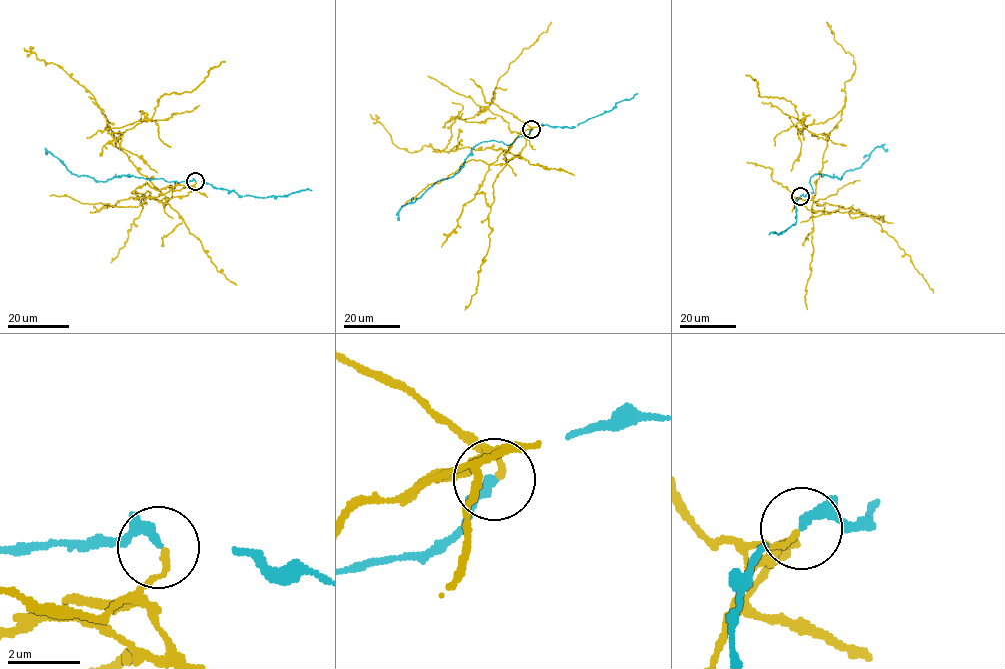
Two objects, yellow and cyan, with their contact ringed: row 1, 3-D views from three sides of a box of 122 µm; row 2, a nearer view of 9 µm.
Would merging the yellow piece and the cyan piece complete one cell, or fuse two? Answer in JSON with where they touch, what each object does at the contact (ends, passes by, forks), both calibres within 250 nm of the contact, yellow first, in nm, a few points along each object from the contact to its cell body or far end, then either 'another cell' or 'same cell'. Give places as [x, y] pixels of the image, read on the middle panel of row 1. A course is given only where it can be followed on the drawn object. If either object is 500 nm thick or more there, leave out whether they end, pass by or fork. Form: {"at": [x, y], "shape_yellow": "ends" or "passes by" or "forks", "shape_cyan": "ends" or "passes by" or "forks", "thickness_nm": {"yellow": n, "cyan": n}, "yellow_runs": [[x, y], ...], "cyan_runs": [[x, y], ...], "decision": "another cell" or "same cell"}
{"at": [531, 129], "shape_yellow": "ends", "shape_cyan": "passes by", "thickness_nm": {"yellow": 150, "cyan": 190}, "yellow_runs": [[532, 129], [521, 131], [503, 151], [456, 146], [444, 150], [456, 118], [486, 110], [497, 82], [551, 21]], "cyan_runs": [[532, 129], [510, 144], [494, 140], [479, 142], [458, 172], [437, 181], [420, 198], [403, 206], [398, 220]], "decision": "another cell"}

